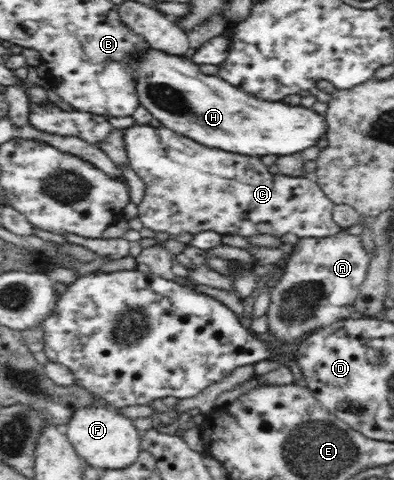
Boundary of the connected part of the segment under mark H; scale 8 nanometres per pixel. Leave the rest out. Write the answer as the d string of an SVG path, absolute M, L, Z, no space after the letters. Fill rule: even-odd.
M147 49L141 53L141 57L133 63L133 74L137 81L137 94L140 105L159 120L163 127L179 135L183 135L201 146L216 148L231 153L241 153L250 157L265 156L289 156L293 153L301 153L317 141L325 137L327 121L323 115L315 113L310 108L302 106L290 107L288 104L279 102L267 102L253 95L247 95L240 88L234 87L221 79L218 75L207 75L199 71L199 66L184 56L169 55L157 49Z

